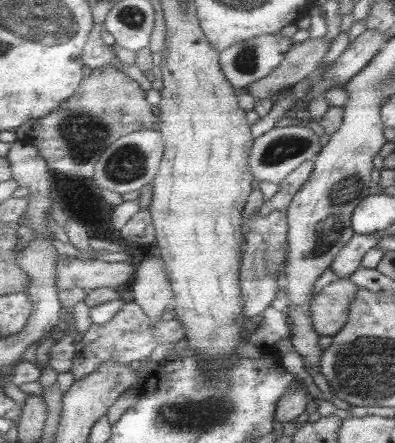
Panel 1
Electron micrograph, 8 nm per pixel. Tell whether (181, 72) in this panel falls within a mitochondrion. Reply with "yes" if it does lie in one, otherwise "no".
no

